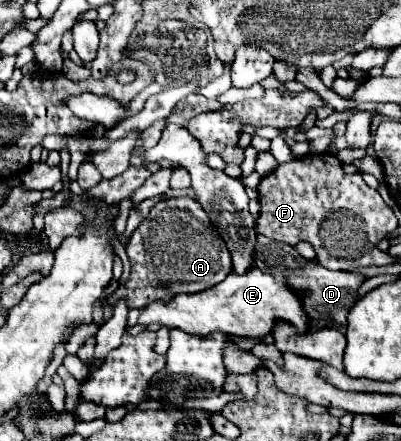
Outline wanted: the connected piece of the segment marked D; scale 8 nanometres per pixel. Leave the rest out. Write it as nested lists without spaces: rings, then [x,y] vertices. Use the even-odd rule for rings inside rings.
[[[257,233],[257,247],[255,247],[255,255],[253,255],[253,265],[257,269],[261,269],[261,271],[271,273],[277,281],[289,283],[297,293],[301,293],[303,299],[305,299],[307,313],[309,313],[311,319],[331,317],[333,323],[337,323],[337,325],[345,325],[347,311],[353,307],[357,289],[365,281],[365,277],[363,275],[357,275],[357,273],[329,271],[329,269],[325,269],[321,265],[313,265],[307,259],[303,259],[295,251],[295,247],[291,247],[287,243],[271,241],[271,239],[263,237],[261,233]]]

